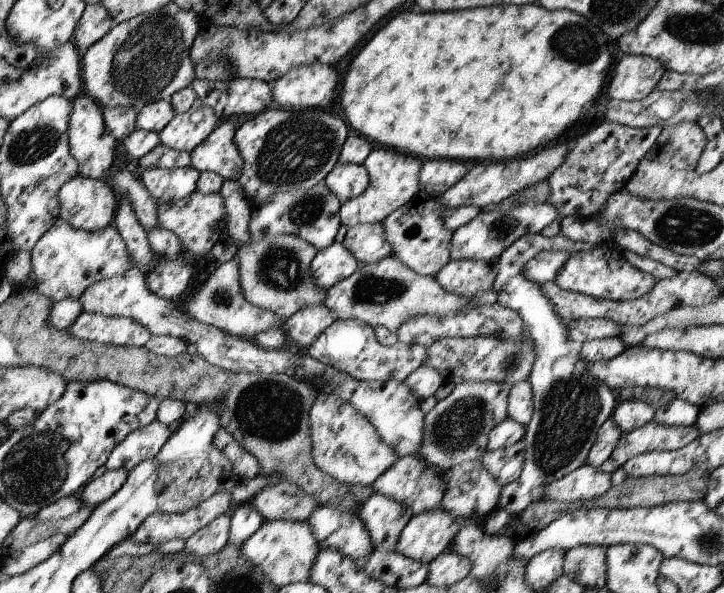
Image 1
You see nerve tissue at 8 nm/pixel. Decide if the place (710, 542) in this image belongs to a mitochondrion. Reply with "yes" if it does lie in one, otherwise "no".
yes

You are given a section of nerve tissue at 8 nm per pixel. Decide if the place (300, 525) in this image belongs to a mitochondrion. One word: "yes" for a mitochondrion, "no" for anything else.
no

